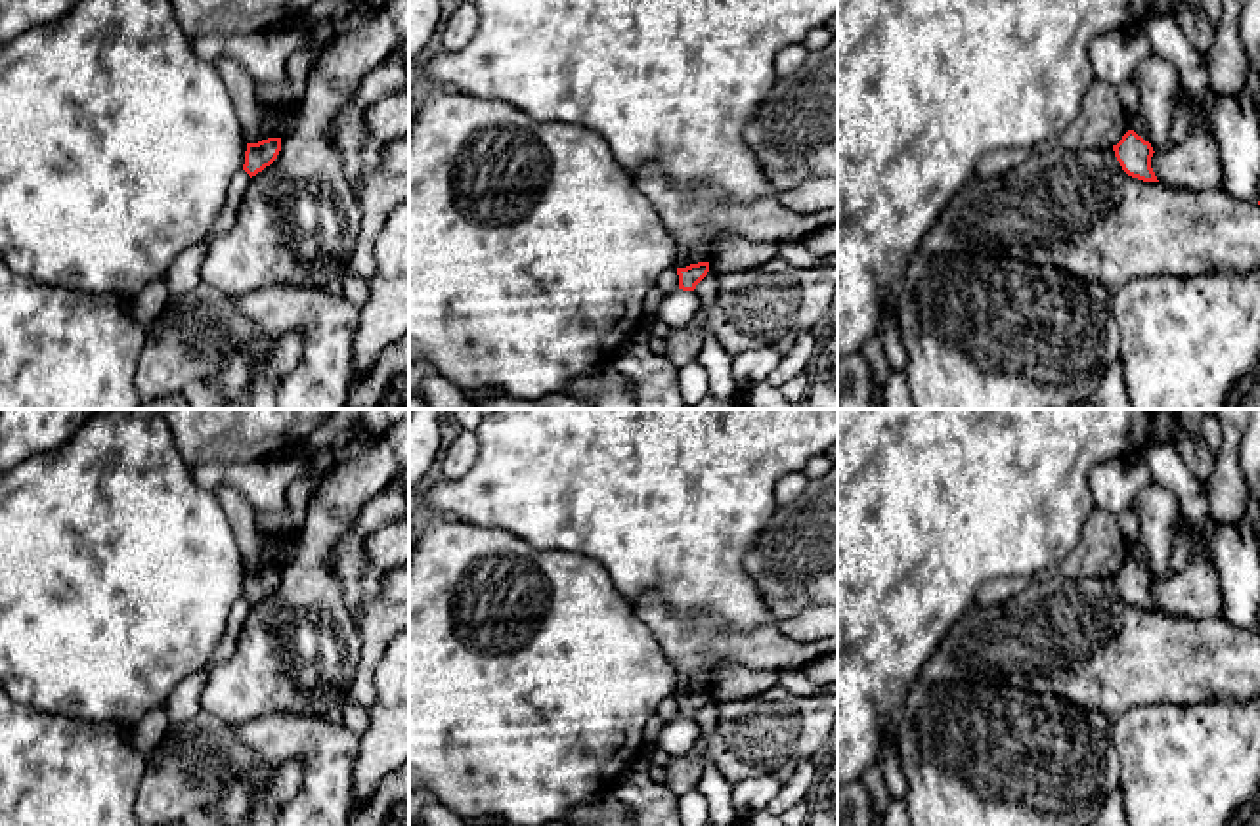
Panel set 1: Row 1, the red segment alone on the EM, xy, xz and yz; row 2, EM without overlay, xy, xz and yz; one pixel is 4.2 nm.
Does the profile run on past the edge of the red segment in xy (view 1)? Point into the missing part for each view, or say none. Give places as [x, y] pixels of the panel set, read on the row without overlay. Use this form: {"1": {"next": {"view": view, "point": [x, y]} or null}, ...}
{"1": {"next": null}}

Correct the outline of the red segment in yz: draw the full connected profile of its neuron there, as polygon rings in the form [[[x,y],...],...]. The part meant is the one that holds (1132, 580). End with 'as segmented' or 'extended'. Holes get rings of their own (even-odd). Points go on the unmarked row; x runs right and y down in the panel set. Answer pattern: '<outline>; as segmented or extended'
[[[1128,558],[1122,568],[1113,574],[1113,579],[1128,604],[1143,610],[1159,610],[1151,597],[1151,585],[1155,579],[1151,572],[1138,564],[1134,558]]]; as segmented

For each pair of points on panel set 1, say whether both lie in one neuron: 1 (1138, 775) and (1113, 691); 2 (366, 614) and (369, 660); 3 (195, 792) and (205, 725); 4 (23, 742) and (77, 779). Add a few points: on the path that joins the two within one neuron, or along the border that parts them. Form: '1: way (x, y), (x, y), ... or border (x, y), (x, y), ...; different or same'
1: border (1165, 704), (1136, 704), (1111, 721); different
2: way (369, 626), (369, 649); same
3: way (195, 775), (195, 767), (205, 754), (205, 742); same
4: way (37, 756), (64, 779); same

